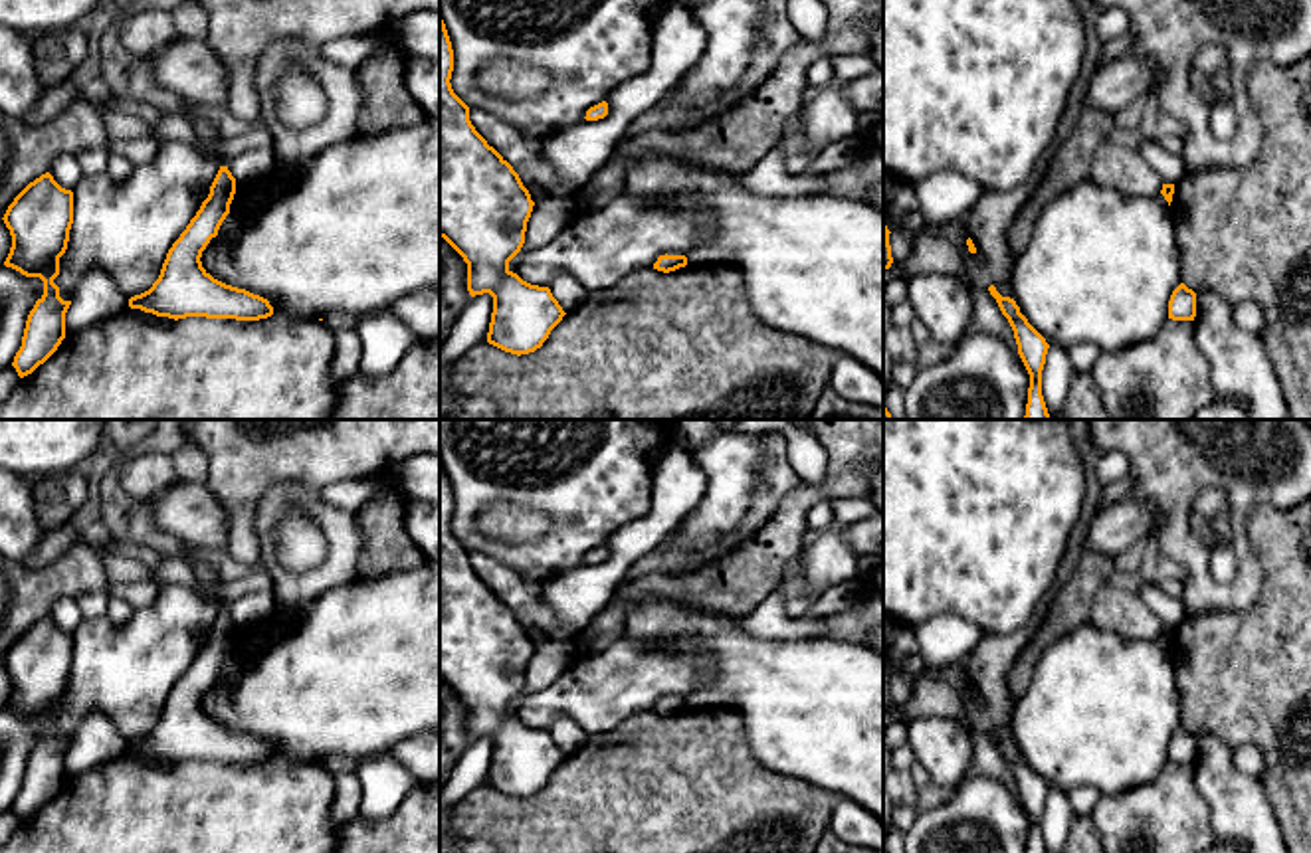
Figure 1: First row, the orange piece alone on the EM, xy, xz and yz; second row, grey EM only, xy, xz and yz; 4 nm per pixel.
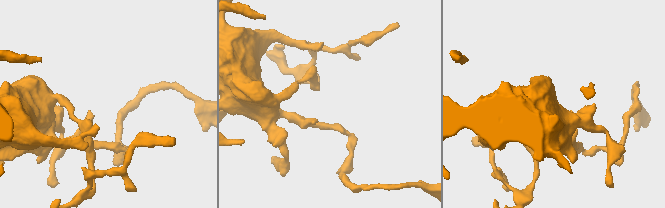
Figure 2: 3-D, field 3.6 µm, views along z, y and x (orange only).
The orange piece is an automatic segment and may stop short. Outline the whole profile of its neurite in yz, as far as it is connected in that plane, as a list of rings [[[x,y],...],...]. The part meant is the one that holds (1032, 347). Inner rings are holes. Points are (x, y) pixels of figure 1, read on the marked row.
[[[990,285],[988,291],[996,299],[1002,315],[1008,319],[1018,344],[1018,354],[1030,374],[1028,404],[1026,404],[1024,420],[1050,420],[1050,414],[1042,396],[1042,370],[1046,364],[1046,354],[1050,344],[1020,313],[1020,307],[1016,305],[1014,299],[1002,297],[994,285]]]

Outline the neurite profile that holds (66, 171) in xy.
[[[69,152],[55,156],[48,172],[53,176],[53,180],[61,188],[71,190],[71,192],[85,176],[75,154],[69,154]]]

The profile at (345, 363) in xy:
[[[354,329],[335,332],[335,354],[331,360],[331,378],[341,384],[358,372],[362,342]]]

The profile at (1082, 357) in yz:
[[[1083,342],[1083,344],[1075,344],[1067,350],[1073,372],[1081,374],[1081,372],[1089,372],[1093,362],[1097,360],[1097,356],[1101,354],[1101,348],[1091,344],[1091,342]]]

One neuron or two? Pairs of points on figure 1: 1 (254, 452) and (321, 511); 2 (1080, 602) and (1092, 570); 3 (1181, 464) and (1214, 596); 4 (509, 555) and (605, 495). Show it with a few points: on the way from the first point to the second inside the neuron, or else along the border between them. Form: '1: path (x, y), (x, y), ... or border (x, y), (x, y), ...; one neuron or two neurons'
1: border (317, 489), (276, 483), (254, 513); two neurons
2: path (1080, 594), (1088, 578); one neuron
3: path (1177, 497), (1177, 539), (1195, 563); one neuron
4: path (533, 555), (545, 555), (581, 519); one neuron

